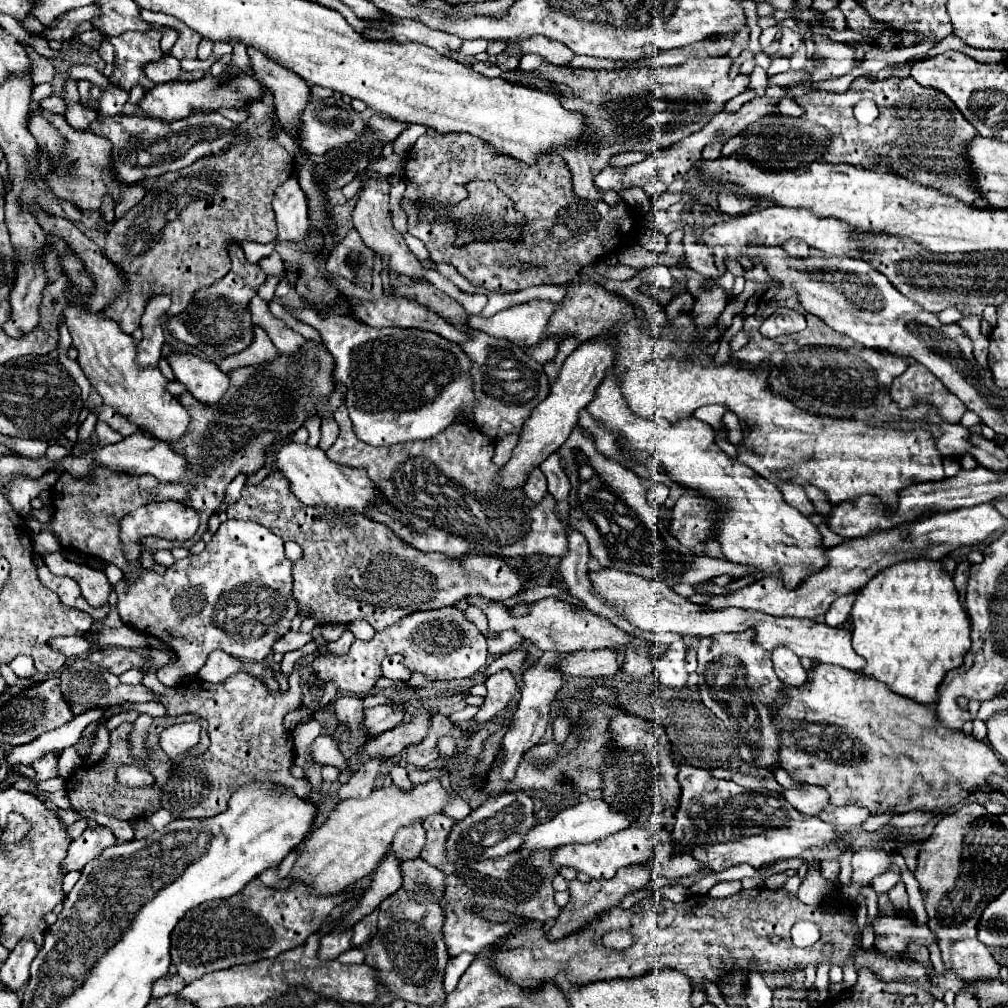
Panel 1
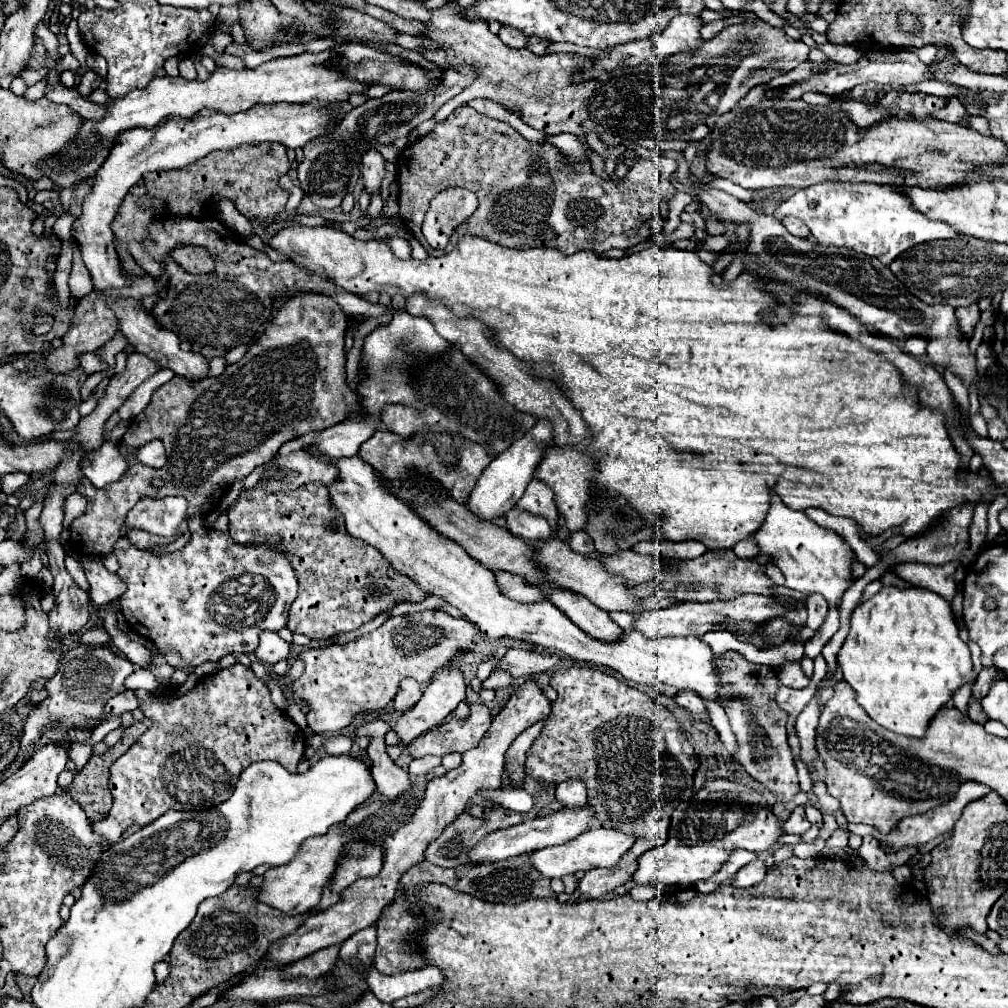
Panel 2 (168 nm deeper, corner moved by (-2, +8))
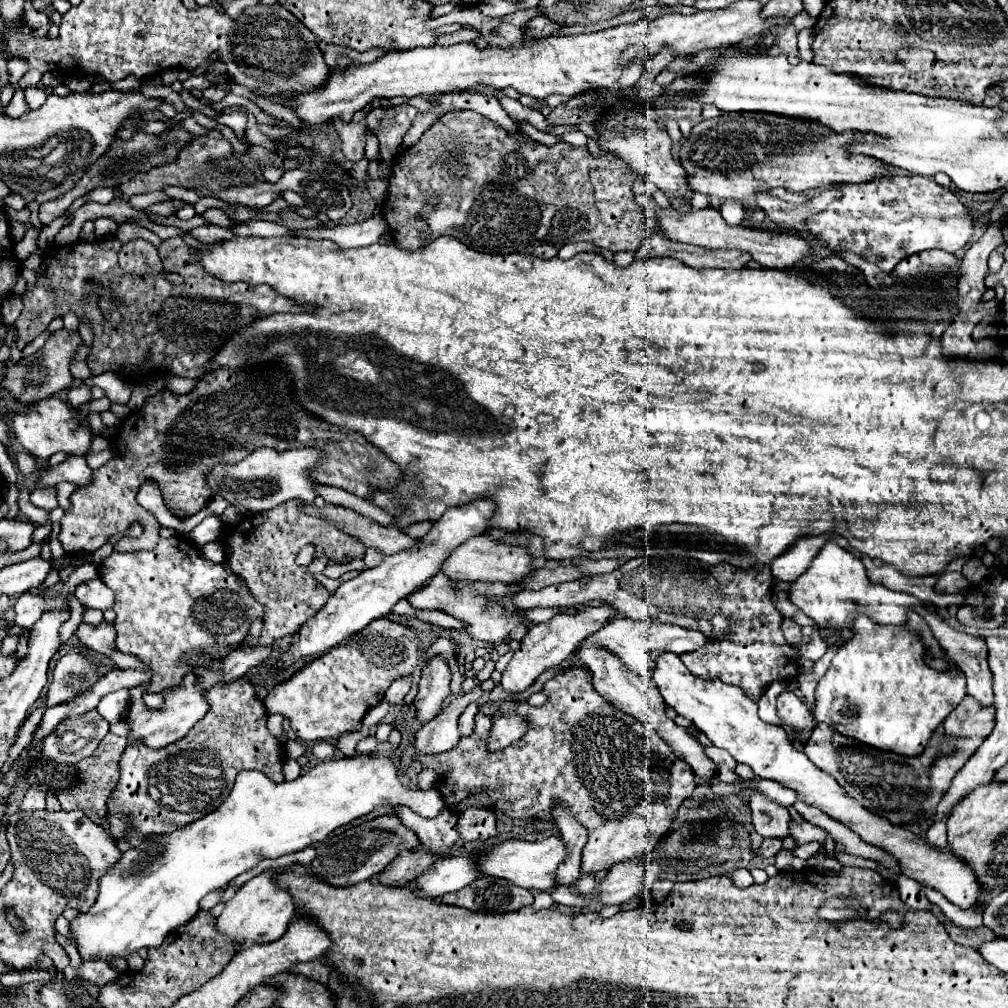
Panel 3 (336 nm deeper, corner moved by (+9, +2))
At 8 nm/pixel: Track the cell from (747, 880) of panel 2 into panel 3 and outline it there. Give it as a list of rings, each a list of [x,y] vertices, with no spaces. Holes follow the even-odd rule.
[[[736,869],[734,873],[732,873],[732,877],[730,877],[732,881],[734,881],[734,885],[736,887],[740,887],[740,889],[744,889],[744,887],[750,887],[752,883],[754,883],[754,879],[752,879],[752,875],[750,875],[750,871],[748,869]]]

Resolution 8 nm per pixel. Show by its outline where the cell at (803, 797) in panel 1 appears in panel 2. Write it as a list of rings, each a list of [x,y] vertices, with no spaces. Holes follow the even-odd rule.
[[[805,805],[795,807],[795,811],[785,821],[783,829],[785,829],[785,833],[805,833],[809,829],[809,821],[805,819]]]

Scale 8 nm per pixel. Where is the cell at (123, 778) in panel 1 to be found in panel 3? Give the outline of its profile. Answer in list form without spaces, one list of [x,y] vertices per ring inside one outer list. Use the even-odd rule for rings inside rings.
[[[236,681],[226,687],[212,687],[206,695],[210,711],[202,721],[198,721],[186,737],[180,741],[164,747],[164,749],[148,749],[146,745],[130,743],[120,759],[120,781],[114,789],[114,793],[108,799],[108,821],[110,821],[110,835],[132,835],[132,837],[148,837],[148,835],[164,835],[172,833],[188,823],[194,823],[196,819],[202,819],[204,815],[212,813],[224,799],[230,795],[230,789],[234,785],[236,775],[242,769],[256,769],[274,783],[282,783],[282,765],[284,765],[284,749],[280,747],[278,739],[266,729],[268,713],[264,711],[264,705],[256,701],[254,687],[244,681]]]

